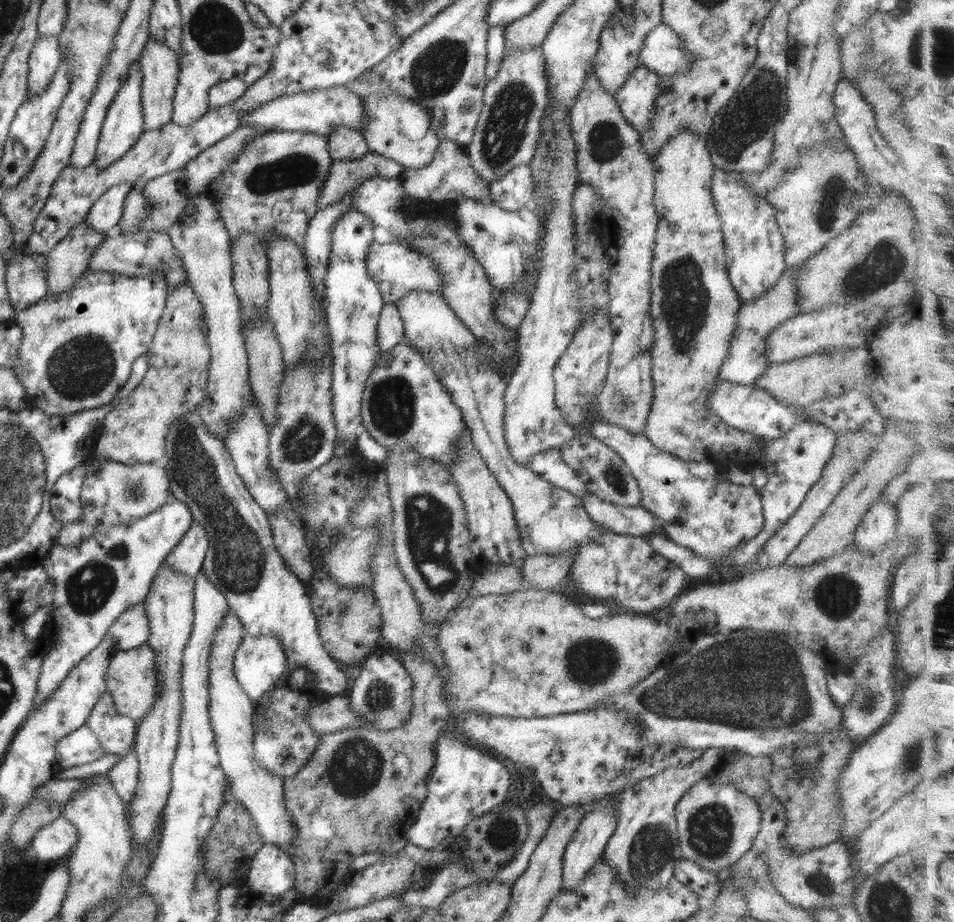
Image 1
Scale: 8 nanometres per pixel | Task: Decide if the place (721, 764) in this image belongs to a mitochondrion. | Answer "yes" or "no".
no

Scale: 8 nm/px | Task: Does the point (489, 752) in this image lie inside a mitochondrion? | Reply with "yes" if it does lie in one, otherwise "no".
no

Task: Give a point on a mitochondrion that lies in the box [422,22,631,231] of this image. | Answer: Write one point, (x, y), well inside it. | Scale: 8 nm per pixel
(505, 126)

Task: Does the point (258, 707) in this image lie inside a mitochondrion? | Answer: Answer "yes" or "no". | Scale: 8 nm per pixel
no

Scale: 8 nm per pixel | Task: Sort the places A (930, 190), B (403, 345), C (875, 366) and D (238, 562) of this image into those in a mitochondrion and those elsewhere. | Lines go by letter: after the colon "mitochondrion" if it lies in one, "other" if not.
A: other
B: other
C: other
D: mitochondrion

